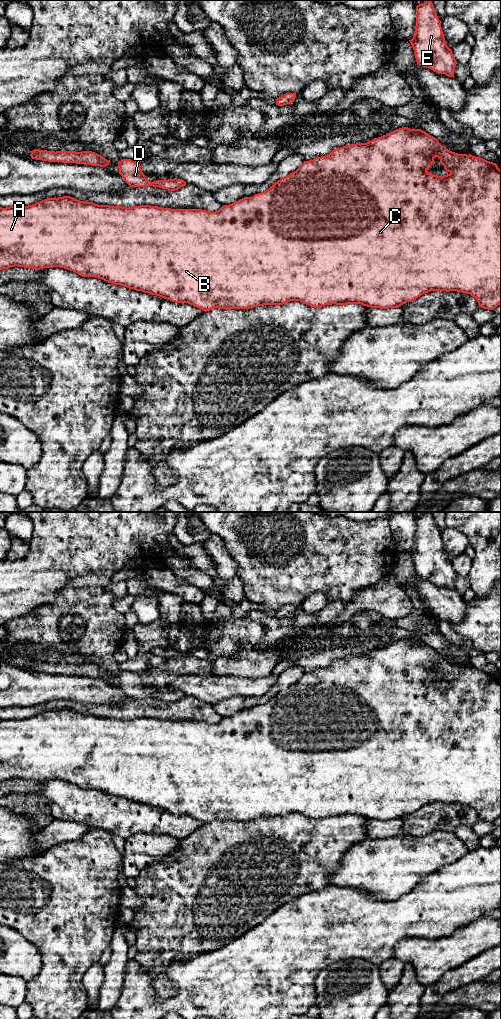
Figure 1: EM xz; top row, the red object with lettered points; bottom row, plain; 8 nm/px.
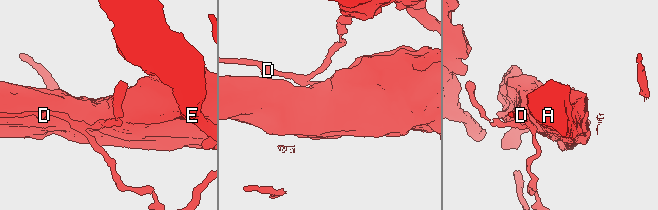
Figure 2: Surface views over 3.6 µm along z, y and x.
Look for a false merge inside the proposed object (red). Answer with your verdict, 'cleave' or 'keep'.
cleave

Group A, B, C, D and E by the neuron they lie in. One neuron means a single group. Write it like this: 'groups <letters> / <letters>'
groups A B C E / D

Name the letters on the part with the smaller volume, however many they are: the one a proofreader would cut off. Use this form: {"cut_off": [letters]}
{"cut_off": ["D"]}

